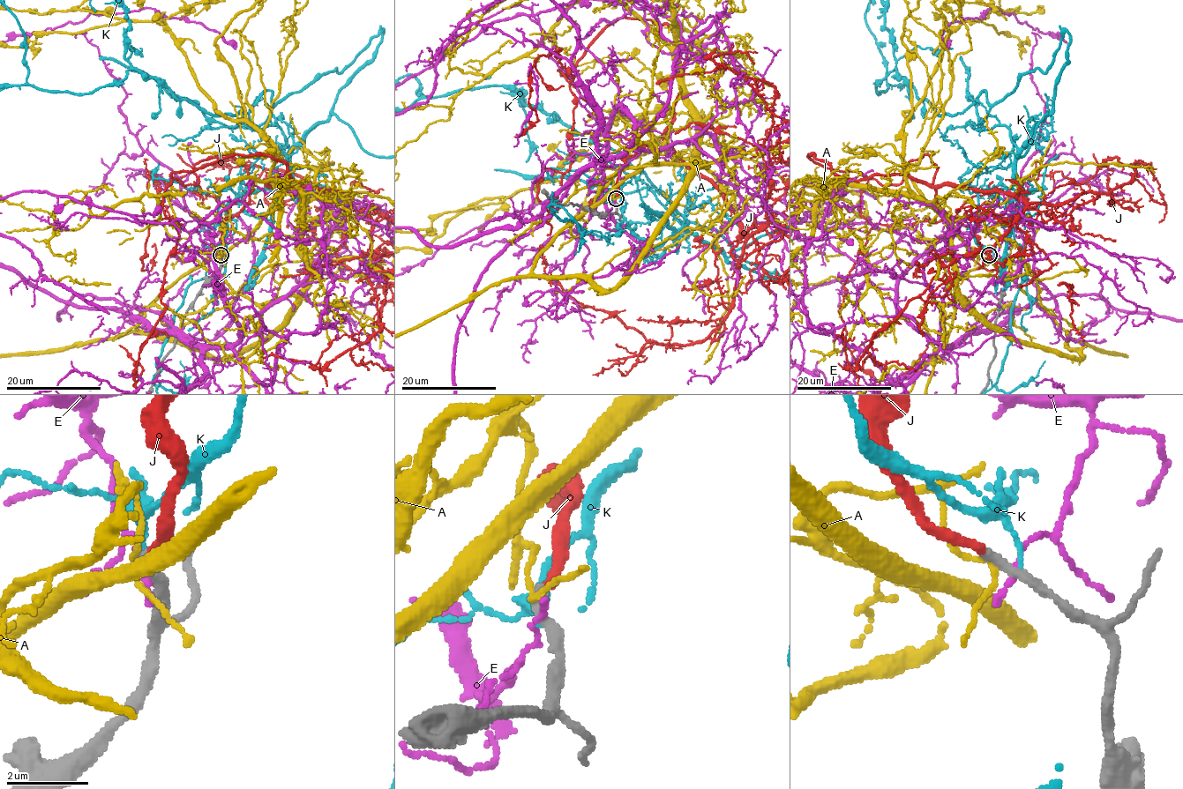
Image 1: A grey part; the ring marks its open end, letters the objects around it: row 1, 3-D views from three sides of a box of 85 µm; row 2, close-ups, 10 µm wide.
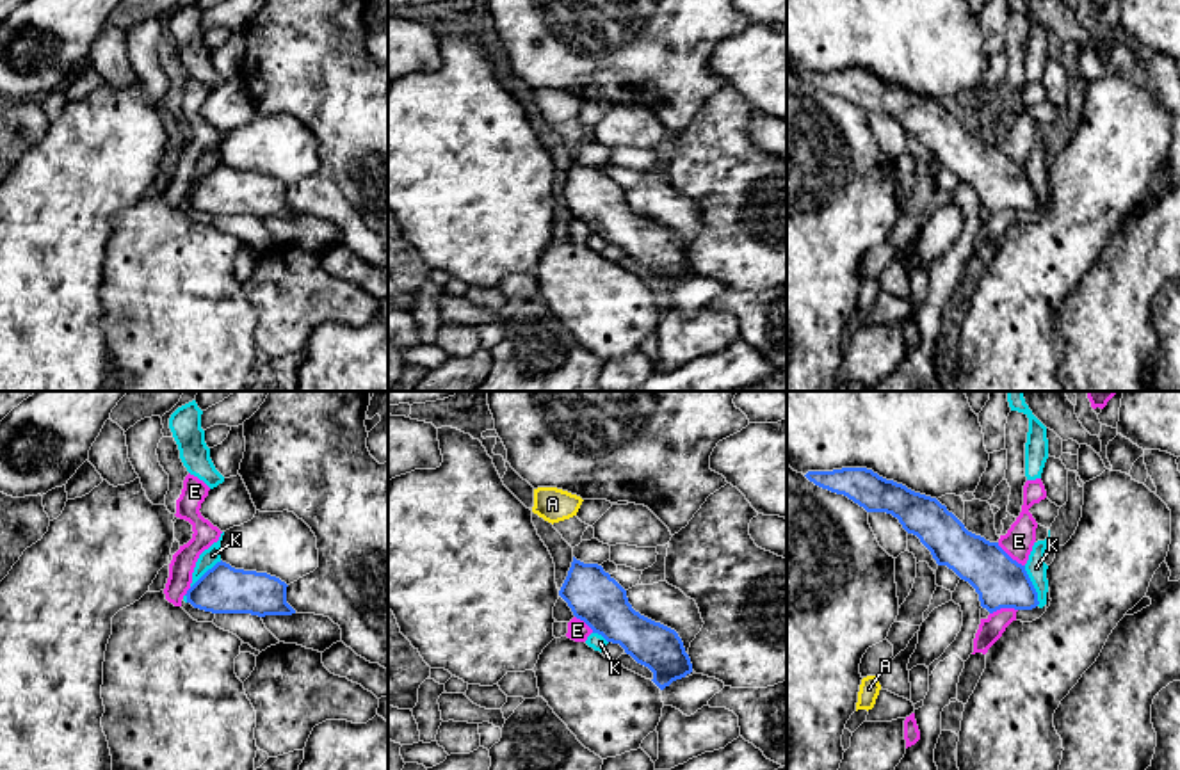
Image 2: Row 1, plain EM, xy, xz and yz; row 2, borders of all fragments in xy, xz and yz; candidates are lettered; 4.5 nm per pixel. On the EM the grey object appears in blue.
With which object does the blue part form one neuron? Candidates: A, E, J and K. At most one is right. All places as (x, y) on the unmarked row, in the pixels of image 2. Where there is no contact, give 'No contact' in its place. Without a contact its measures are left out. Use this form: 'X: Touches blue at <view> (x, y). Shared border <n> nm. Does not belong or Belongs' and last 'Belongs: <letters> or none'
A: No contact. Does not belong
E: Touches blue at yz (1010, 159). Shared border 170 nm. Does not belong
J: No contact. Belongs
K: Touches blue at yz (1033, 187). Shared border 200 nm. Does not belong
Belongs: J

